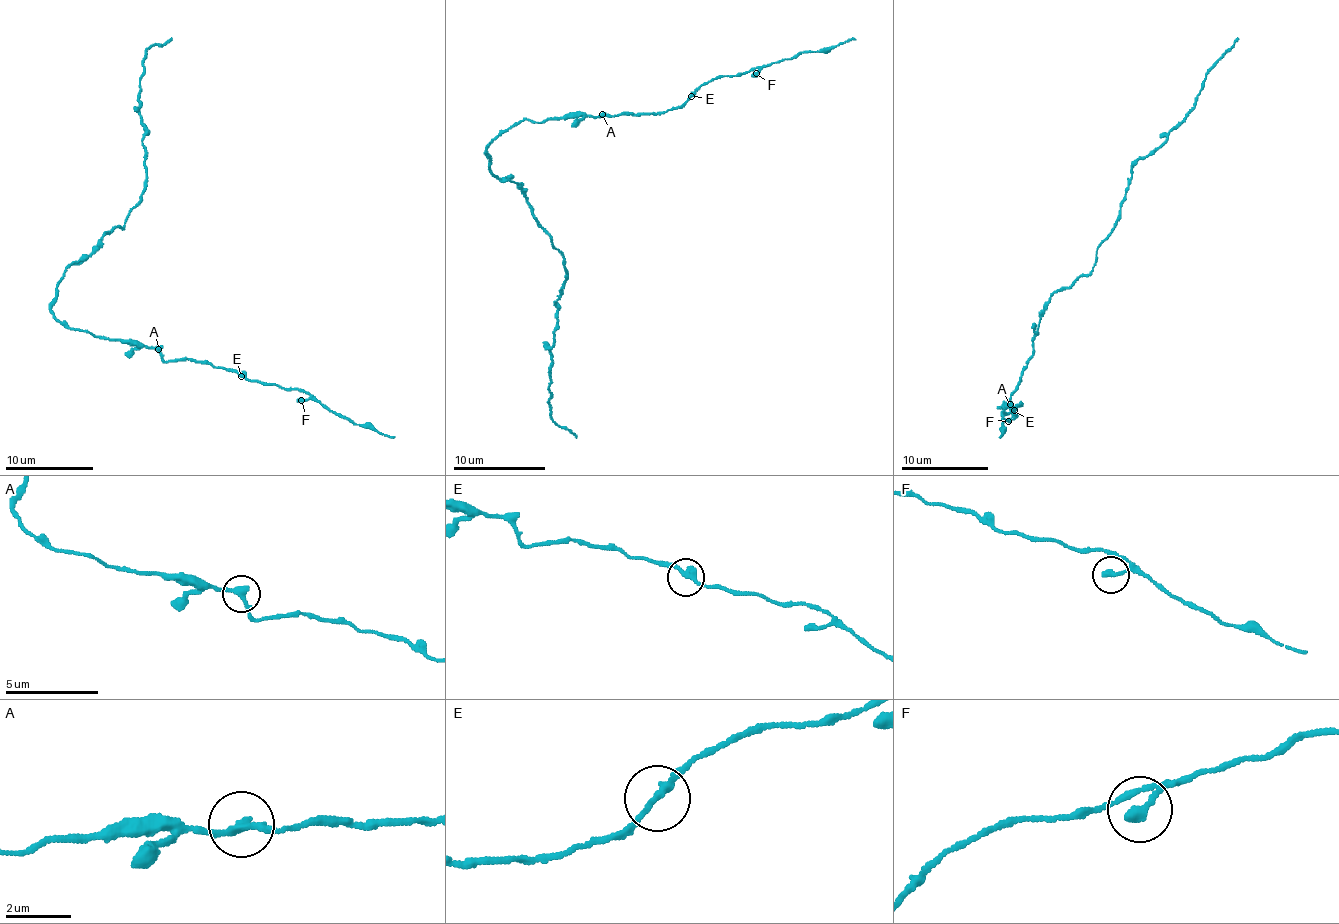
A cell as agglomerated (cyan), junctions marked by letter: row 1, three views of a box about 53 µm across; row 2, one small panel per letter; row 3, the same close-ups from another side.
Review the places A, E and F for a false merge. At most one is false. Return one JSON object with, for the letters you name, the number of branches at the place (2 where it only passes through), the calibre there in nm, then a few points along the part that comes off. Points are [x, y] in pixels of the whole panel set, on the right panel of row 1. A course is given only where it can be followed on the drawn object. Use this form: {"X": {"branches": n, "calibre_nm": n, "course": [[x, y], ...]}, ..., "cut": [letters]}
{"cut": []}

